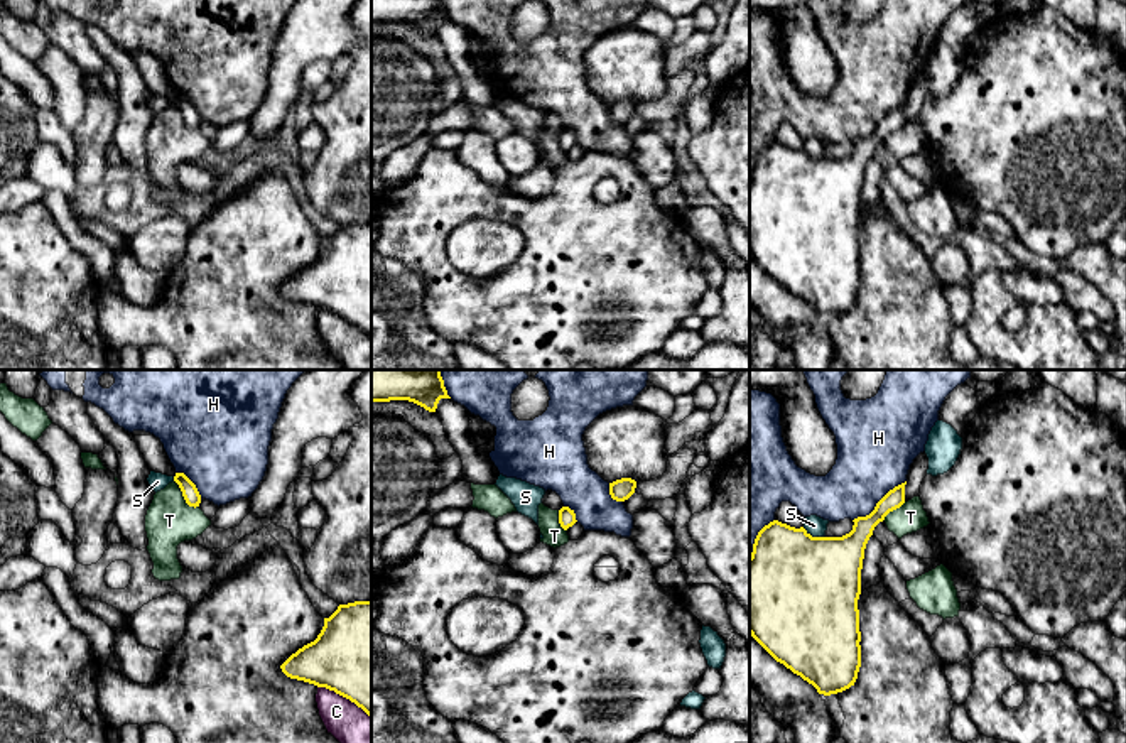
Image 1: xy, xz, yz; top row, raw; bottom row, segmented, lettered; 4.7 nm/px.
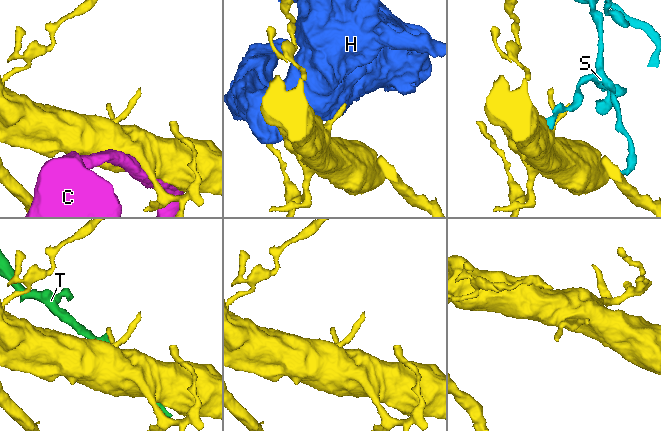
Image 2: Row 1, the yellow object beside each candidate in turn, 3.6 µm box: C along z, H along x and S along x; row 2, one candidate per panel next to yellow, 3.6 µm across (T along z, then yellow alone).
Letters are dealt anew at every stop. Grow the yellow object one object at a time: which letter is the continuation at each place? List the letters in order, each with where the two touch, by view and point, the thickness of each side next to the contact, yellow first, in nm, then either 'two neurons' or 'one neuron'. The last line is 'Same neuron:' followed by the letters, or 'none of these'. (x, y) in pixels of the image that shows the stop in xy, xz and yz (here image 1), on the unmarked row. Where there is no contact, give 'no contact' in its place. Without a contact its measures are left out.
C: contact xy (345, 318); calibres 500 and 240 nm; two neurons
H: contact yz (878, 124); calibres 130 and 360 nm; two neurons
S: contact yz (814, 159); calibres 500 and 90 nm; two neurons
T: contact xy (183, 117); calibres 80 and 240 nm; two neurons
Same neuron: none of these

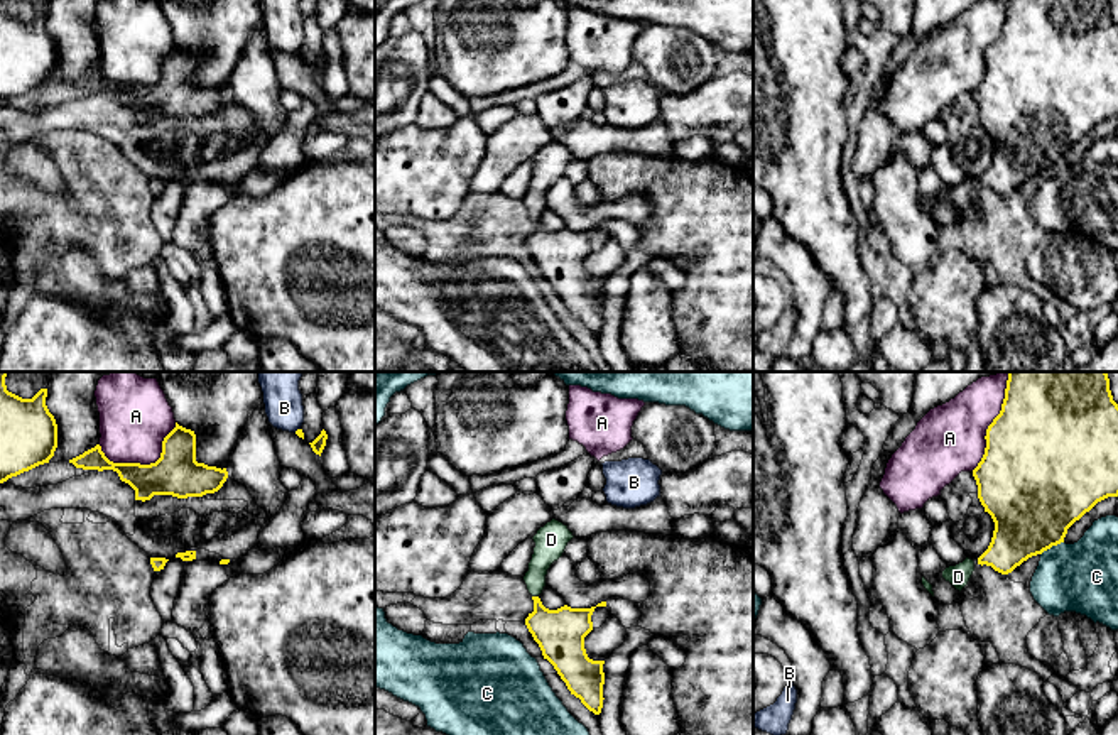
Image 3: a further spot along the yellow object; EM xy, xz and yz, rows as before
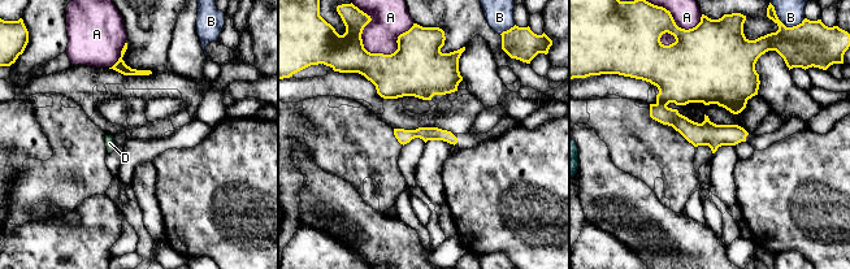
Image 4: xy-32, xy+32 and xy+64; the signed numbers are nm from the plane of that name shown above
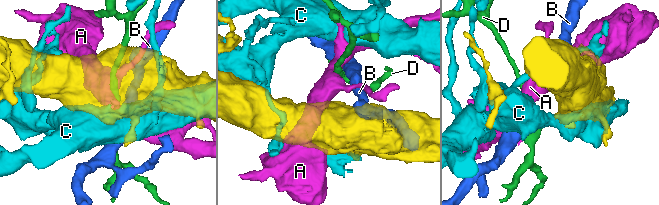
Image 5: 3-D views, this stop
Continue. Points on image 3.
A: contact xy (144, 87); calibres 220 and 340 nm; two neurons
B: contact xy (298, 51); calibres 40 and 180 nm; two neurons
C: contact yz (1051, 168); calibres 440 and 340 nm; two neurons
D: contact xz (536, 218); calibres 220 and 140 nm; one neuron
Same neuron: D

